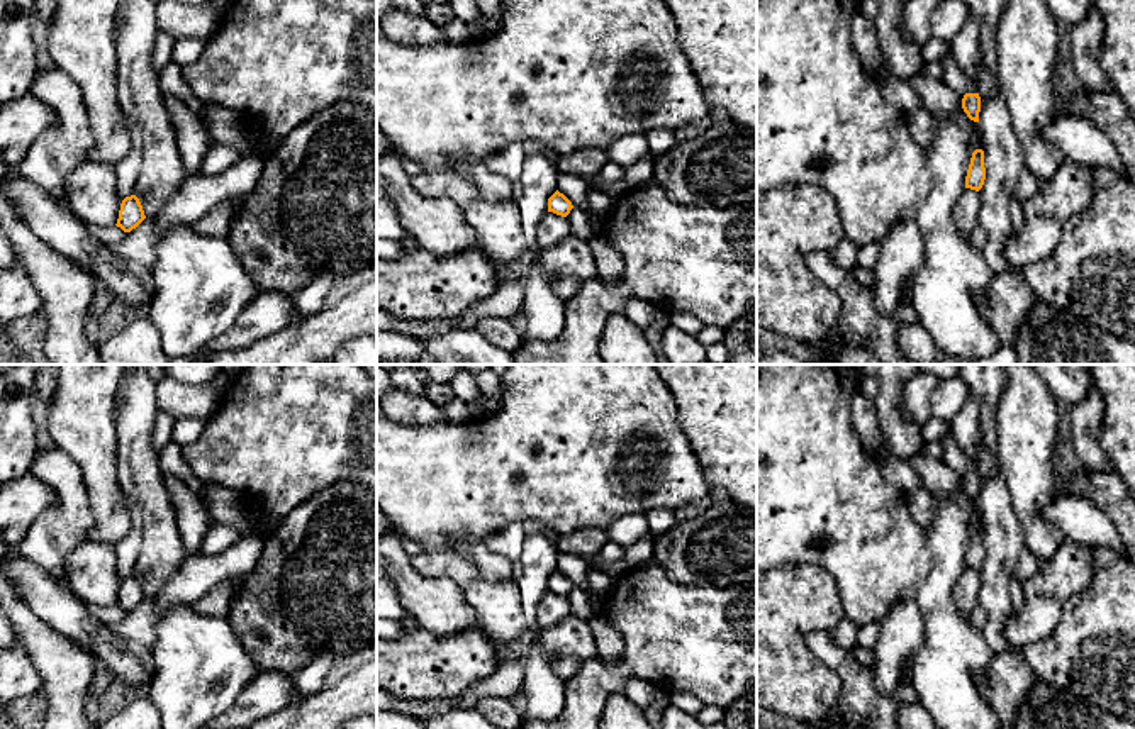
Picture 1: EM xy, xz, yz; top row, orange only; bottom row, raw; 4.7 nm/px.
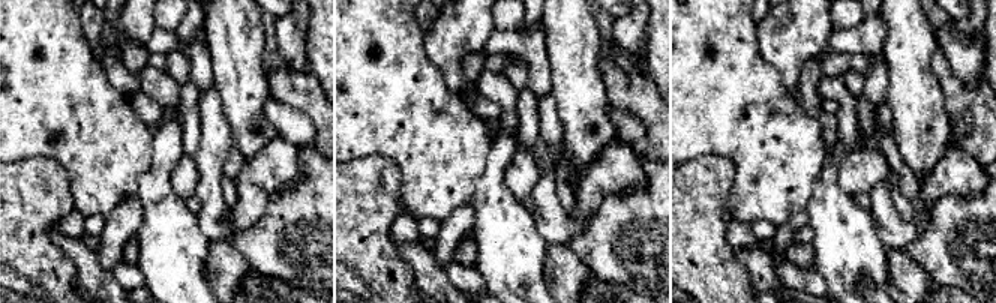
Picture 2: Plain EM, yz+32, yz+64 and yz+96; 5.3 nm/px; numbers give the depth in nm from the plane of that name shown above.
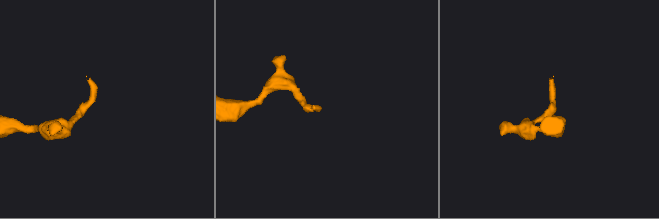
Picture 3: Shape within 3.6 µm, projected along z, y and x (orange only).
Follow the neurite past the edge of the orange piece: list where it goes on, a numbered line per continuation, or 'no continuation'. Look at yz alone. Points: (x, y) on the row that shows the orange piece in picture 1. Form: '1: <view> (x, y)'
1: yz (964, 46)

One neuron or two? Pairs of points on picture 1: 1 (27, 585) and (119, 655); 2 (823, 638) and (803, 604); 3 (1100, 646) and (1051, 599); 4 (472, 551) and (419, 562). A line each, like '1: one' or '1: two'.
1: one
2: two
3: two
4: two

